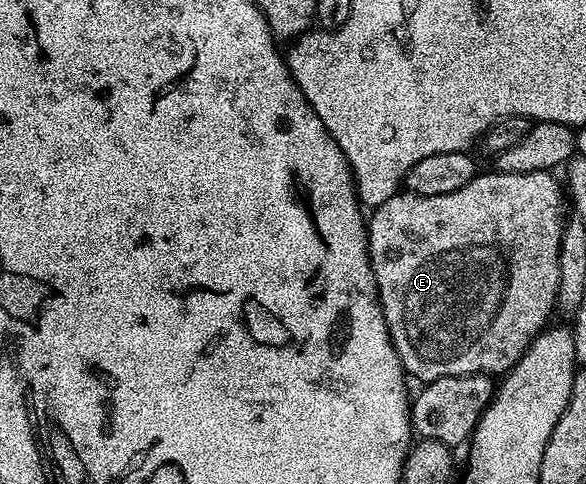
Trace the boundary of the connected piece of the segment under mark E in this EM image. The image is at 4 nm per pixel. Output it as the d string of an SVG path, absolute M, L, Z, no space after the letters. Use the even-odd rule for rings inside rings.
M541 170L525 174L500 173L498 171L492 171L492 173L480 172L469 183L465 183L465 187L457 187L457 191L449 191L449 195L429 195L428 197L422 197L416 193L408 193L406 191L394 193L392 197L385 199L385 203L381 203L370 214L369 220L366 222L367 250L371 256L371 266L373 267L373 275L377 283L379 305L385 315L385 323L391 336L391 342L395 345L399 361L403 364L403 372L408 378L416 377L419 383L426 383L428 381L436 381L442 377L448 377L449 375L457 375L460 377L461 375L469 375L470 373L486 373L488 375L496 375L495 373L499 373L498 375L506 374L522 359L524 351L531 346L532 341L534 341L544 329L548 328L550 321L547 320L551 317L551 308L553 310L556 308L559 295L559 268L557 267L557 259L559 258L561 235L563 234L565 224L565 212L563 213L563 201L565 205L565 197L564 194L563 197L559 194L559 185L555 182L554 176L556 176L554 172Z

